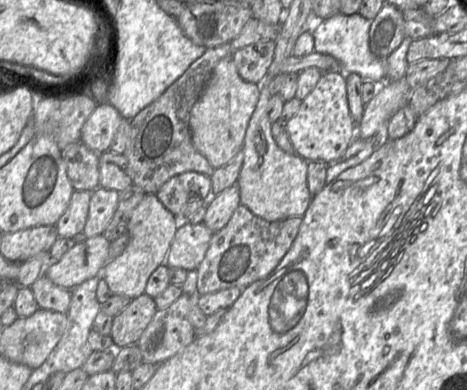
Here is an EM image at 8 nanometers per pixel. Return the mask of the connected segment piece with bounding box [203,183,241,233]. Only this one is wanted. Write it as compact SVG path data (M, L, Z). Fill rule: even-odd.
M235 183L219 193L207 206L203 219L204 225L213 233L218 232L228 223L240 204L240 191Z

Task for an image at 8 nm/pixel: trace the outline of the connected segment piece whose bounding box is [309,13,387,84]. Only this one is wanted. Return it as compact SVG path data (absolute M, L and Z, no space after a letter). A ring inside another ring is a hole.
M338 13L325 20L316 20L309 30L314 38L314 52L334 57L340 64L339 72L356 73L363 80L372 80L380 84L386 82L386 59L375 56L369 47L369 29L372 20L359 13L344 15Z

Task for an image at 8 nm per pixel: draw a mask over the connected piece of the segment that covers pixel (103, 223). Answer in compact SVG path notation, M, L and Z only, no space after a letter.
M102 187L91 191L88 217L83 229L86 238L104 233L117 209L118 196L118 191Z

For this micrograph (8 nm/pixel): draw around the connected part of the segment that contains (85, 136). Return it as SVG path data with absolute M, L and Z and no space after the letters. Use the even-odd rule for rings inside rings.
M97 103L82 126L80 141L98 154L110 151L121 119L122 116L114 106L109 103Z

